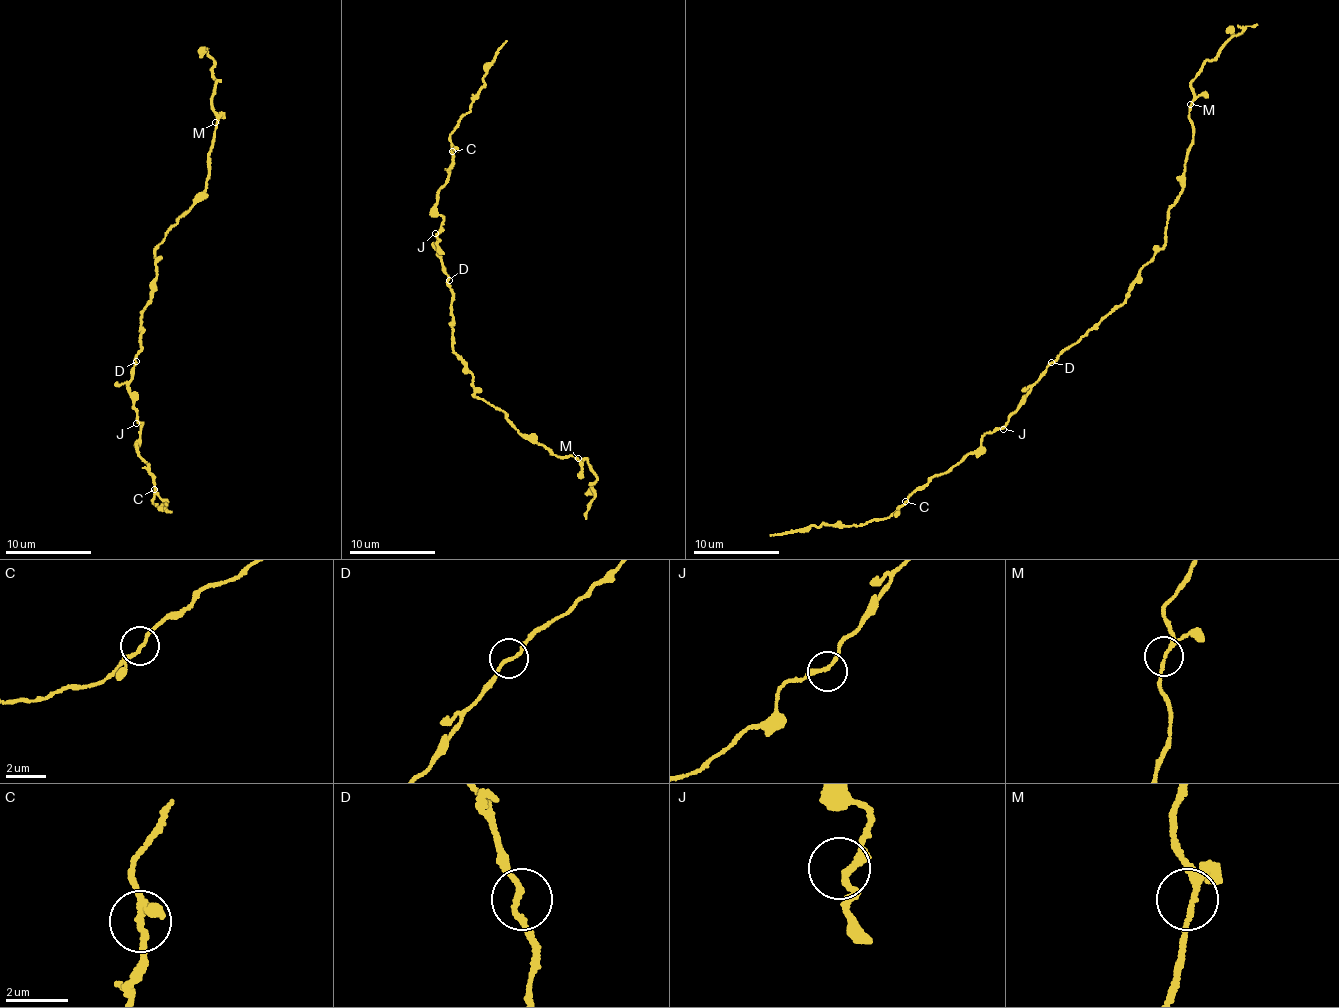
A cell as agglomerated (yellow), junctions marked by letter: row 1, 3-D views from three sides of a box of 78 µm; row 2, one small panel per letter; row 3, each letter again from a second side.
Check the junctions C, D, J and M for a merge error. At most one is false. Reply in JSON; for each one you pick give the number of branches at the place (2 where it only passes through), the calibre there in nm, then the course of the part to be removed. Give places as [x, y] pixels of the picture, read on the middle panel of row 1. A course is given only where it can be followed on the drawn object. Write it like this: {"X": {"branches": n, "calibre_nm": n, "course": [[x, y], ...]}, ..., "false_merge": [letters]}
{"false_merge": []}

